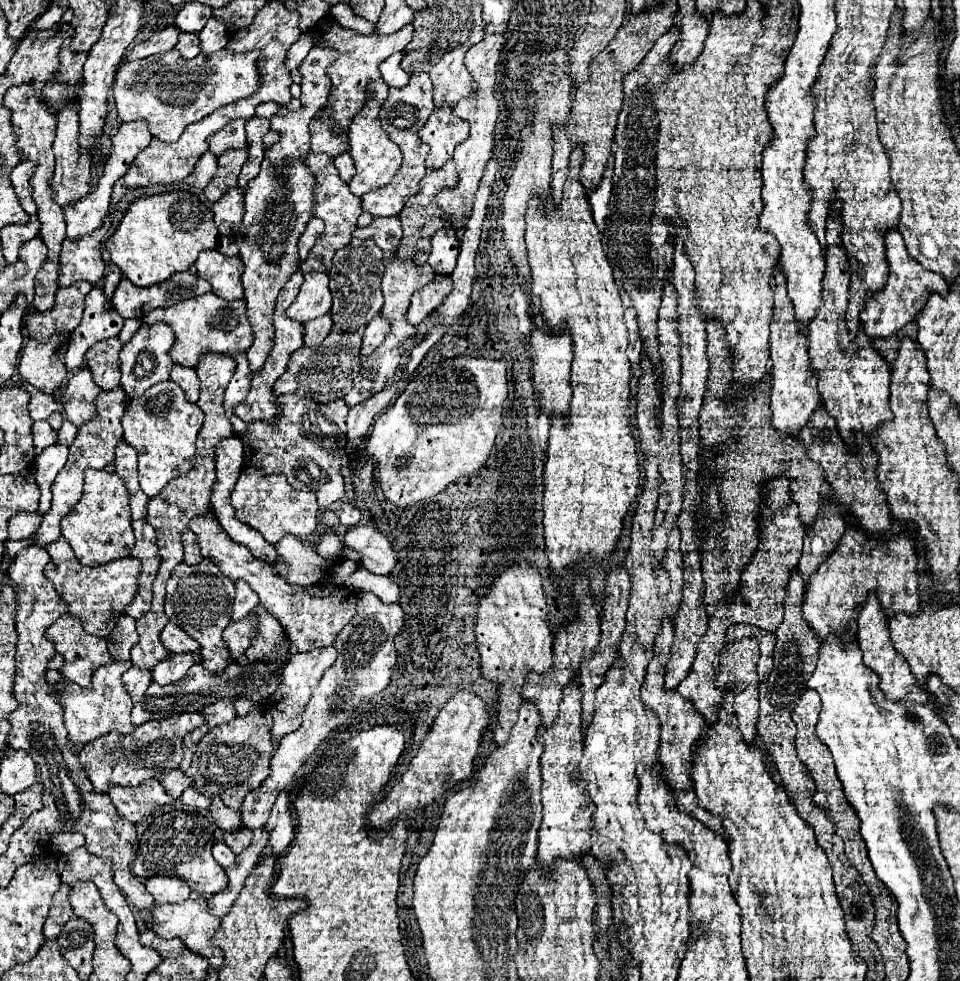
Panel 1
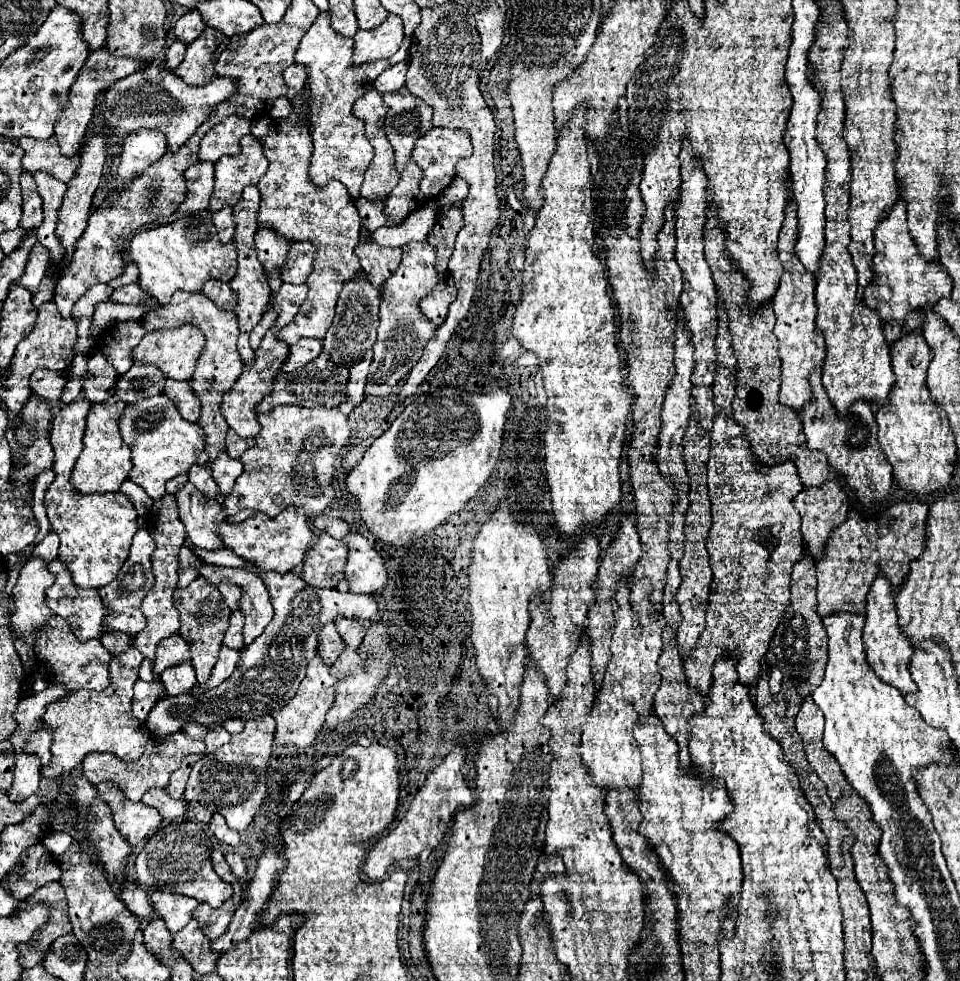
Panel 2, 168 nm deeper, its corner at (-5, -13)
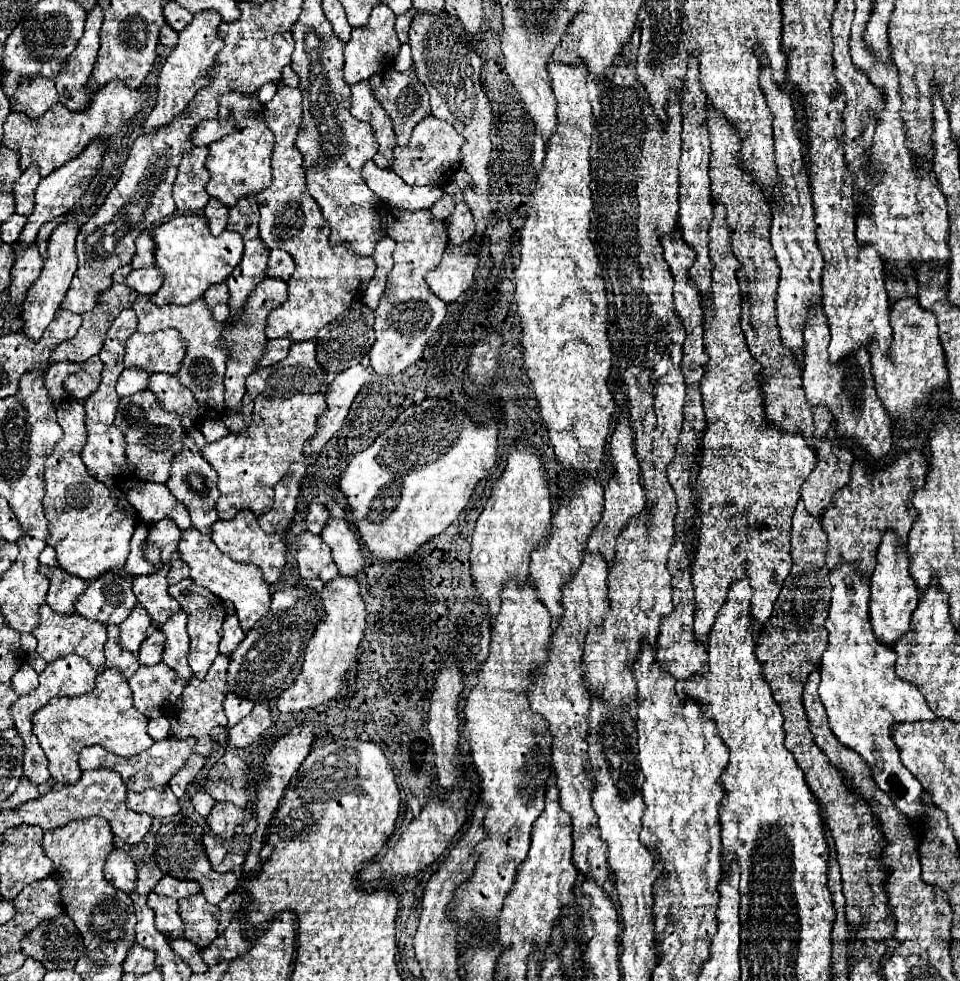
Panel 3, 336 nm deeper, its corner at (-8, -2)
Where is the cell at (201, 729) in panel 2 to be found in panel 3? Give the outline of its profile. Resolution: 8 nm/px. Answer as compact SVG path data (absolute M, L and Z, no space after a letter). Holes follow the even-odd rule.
M219 654L215 658L215 664L211 664L205 680L191 678L187 688L183 690L183 696L175 702L175 708L171 708L169 714L167 714L167 718L171 722L169 738L171 740L195 738L197 744L195 744L193 752L199 754L199 756L209 756L213 752L215 740L211 738L211 730L215 726L227 726L227 716L223 712L223 700L225 700L225 692L227 692L227 678L225 678L227 668L229 668L229 658Z

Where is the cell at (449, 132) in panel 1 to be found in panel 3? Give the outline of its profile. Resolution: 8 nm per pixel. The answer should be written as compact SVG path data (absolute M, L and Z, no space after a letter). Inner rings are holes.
M435 116L423 118L415 128L409 144L405 148L393 148L393 164L389 170L393 170L397 176L401 176L411 186L439 186L445 188L451 184L451 176L459 170L461 160L461 146L465 144L463 136L445 120L439 120Z

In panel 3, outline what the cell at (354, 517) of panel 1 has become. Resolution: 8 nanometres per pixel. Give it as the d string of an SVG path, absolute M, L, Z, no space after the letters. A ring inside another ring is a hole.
M309 504L307 510L307 530L313 534L321 534L325 522L329 518L329 512L323 504Z

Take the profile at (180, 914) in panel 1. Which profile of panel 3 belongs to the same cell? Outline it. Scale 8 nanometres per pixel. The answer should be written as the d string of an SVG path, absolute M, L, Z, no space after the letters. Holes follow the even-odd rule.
M113 850L105 862L105 880L123 892L133 892L137 882L137 866L127 850Z

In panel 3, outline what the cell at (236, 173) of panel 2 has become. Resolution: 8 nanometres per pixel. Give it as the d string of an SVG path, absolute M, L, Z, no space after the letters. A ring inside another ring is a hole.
M227 92L219 98L217 120L235 120L235 132L223 136L209 146L209 156L205 160L209 170L207 194L217 198L223 206L233 208L241 198L251 198L271 184L271 152L273 152L273 132L263 120L263 106L255 96L239 96L239 92Z

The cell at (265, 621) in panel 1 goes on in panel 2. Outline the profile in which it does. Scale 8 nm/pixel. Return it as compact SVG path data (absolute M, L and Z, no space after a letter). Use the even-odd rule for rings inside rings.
M202 565L200 575L204 575L212 585L220 581L228 581L240 585L244 595L240 599L240 607L244 611L244 645L250 645L260 633L264 633L266 625L274 617L274 607L270 603L270 595L260 577L244 569L230 569L218 565Z

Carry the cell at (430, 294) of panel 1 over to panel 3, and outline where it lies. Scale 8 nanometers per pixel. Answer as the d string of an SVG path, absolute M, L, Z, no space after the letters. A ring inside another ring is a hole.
M469 242L461 246L447 246L443 260L425 276L425 280L443 302L453 302L471 286L477 262L479 258L473 254Z

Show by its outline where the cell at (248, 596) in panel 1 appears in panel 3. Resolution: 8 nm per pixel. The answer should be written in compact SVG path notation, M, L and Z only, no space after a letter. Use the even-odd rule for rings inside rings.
M235 614L227 616L223 622L223 638L219 644L219 654L231 656L231 652L239 646L239 642L245 638L245 632L239 626L239 620Z

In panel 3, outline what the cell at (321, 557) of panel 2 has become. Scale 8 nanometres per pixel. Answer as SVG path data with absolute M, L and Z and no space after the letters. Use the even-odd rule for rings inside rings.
M303 532L299 536L297 570L303 578L319 578L323 582L329 582L339 574L331 556L331 548L311 532Z

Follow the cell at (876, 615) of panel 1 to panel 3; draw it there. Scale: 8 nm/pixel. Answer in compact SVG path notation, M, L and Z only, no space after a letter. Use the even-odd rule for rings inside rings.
M891 530L885 532L879 550L877 550L877 568L871 576L871 602L869 602L869 616L873 624L875 636L893 646L893 642L903 636L909 628L911 614L917 606L919 592L915 588L915 580L911 580L909 574L909 560L907 560L907 544L899 540L899 536Z

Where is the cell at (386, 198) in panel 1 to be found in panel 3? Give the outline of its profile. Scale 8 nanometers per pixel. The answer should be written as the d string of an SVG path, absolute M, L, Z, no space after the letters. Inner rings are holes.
M393 66L389 68L381 68L379 72L375 72L369 80L371 84L371 92L375 96L375 100L379 100L379 104L383 106L383 110L389 114L389 118L393 120L393 128L395 128L396 142L398 146L405 147L409 144L411 132L413 128L431 114L429 108L429 94L423 88L423 84L419 84L415 68L409 68L405 72L397 72Z

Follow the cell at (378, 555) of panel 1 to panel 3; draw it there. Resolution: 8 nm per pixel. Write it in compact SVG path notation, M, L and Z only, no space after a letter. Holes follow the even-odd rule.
M327 502L325 506L331 516L321 532L321 540L327 546L331 546L333 560L339 572L343 572L343 576L355 576L359 570L363 570L363 564L365 564L359 538L351 530L351 526L345 522L345 510L339 504Z

